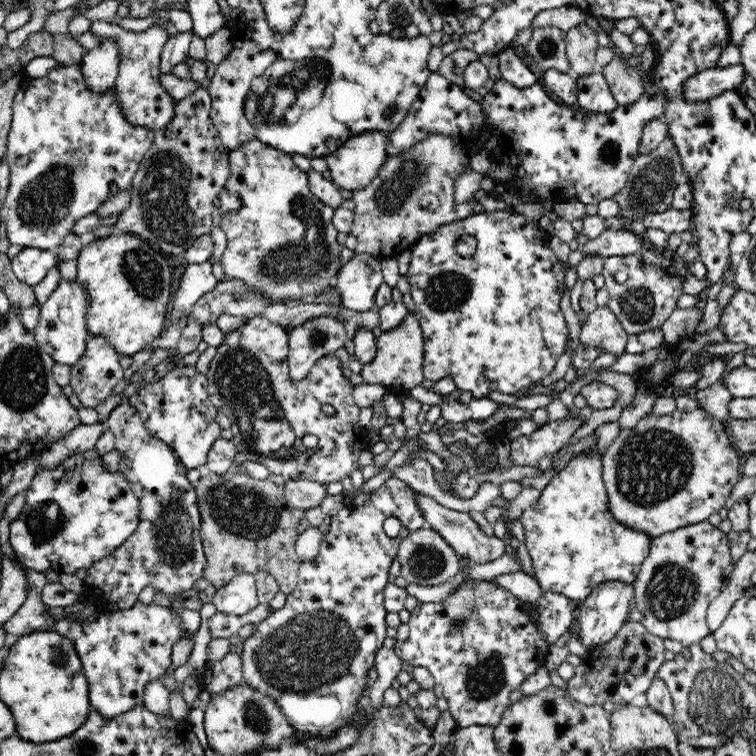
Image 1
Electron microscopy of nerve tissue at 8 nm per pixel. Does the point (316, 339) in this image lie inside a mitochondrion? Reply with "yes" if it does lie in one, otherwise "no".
yes

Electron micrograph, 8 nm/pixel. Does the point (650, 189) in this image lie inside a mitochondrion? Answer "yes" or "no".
yes

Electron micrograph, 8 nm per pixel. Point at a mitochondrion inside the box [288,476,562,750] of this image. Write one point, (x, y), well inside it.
(483, 683)

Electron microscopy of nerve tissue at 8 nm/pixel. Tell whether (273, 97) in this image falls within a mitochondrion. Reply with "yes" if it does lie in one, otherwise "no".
yes

